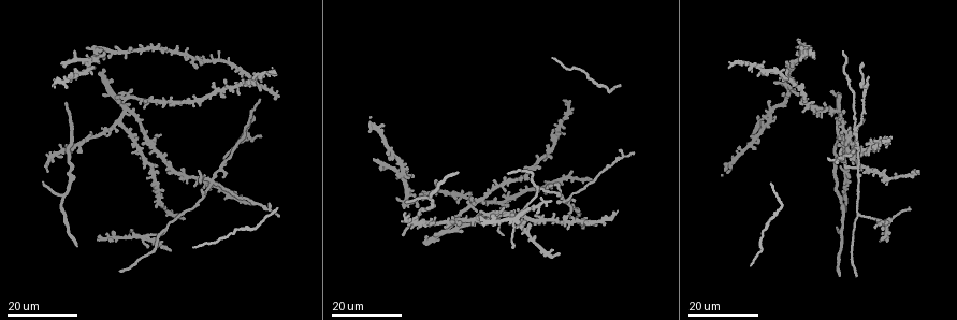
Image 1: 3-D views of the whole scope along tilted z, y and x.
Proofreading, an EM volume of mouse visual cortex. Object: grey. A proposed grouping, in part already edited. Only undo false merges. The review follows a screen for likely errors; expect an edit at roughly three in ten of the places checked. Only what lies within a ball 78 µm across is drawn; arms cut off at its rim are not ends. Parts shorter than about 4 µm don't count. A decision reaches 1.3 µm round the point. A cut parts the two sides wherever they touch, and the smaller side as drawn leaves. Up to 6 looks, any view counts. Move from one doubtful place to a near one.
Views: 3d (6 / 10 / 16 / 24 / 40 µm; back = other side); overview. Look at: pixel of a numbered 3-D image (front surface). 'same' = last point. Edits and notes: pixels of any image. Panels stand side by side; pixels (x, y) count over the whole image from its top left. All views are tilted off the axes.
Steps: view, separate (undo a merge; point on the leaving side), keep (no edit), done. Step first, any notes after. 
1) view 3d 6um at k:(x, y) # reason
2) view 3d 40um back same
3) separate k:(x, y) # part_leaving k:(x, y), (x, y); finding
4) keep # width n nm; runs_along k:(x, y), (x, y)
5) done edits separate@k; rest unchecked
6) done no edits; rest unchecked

view 3d 16um at 1:(243, 71) # four or more arms meet

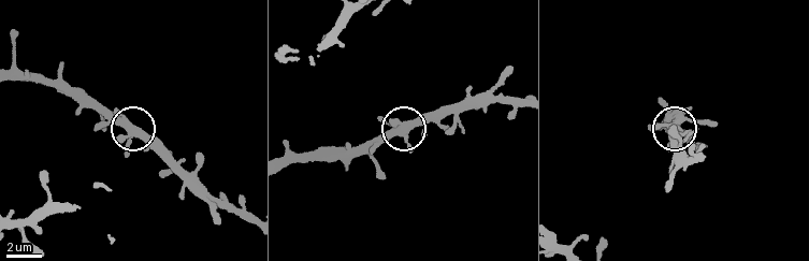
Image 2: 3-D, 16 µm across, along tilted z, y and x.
view 3d 6um at 2:(129, 130)

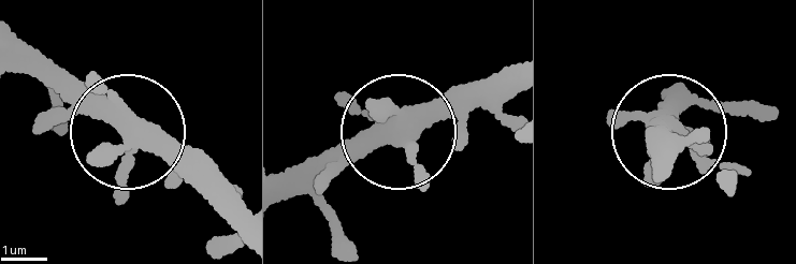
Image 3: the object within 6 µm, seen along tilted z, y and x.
keep # width 380 nm; one neuron here

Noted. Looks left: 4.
view 3d 16um at 1:(563, 203) # four-way junction

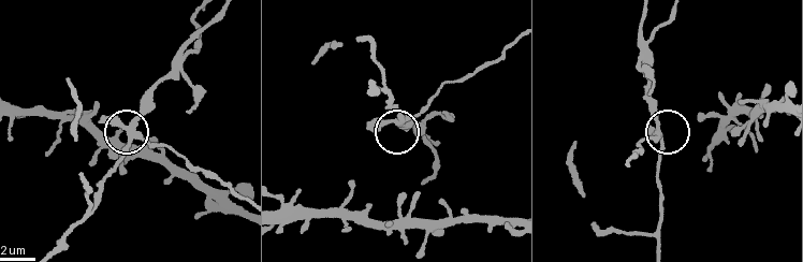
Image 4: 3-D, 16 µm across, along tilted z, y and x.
view 3d 10um at 4:(131, 141)

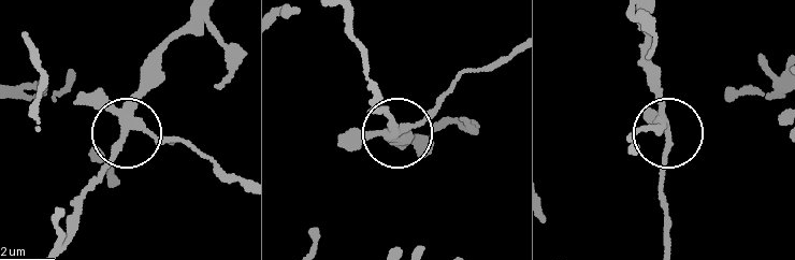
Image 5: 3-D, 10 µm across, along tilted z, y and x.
separate 5:(88, 104) # part_leaving 5:(127, 118), (155, 134), (191, 143), (242, 181); two neurons meet here

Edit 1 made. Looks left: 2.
view 3d 6um at 4:(736, 129) # thick turns thin

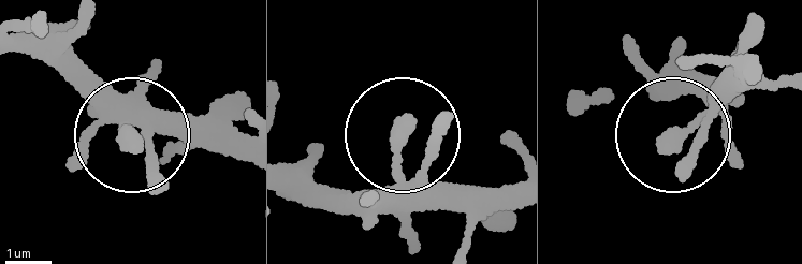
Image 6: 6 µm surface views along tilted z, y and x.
keep # width 250 nm; continuous, no second neuron

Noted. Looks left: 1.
done edits separate@5; rest unchecked

